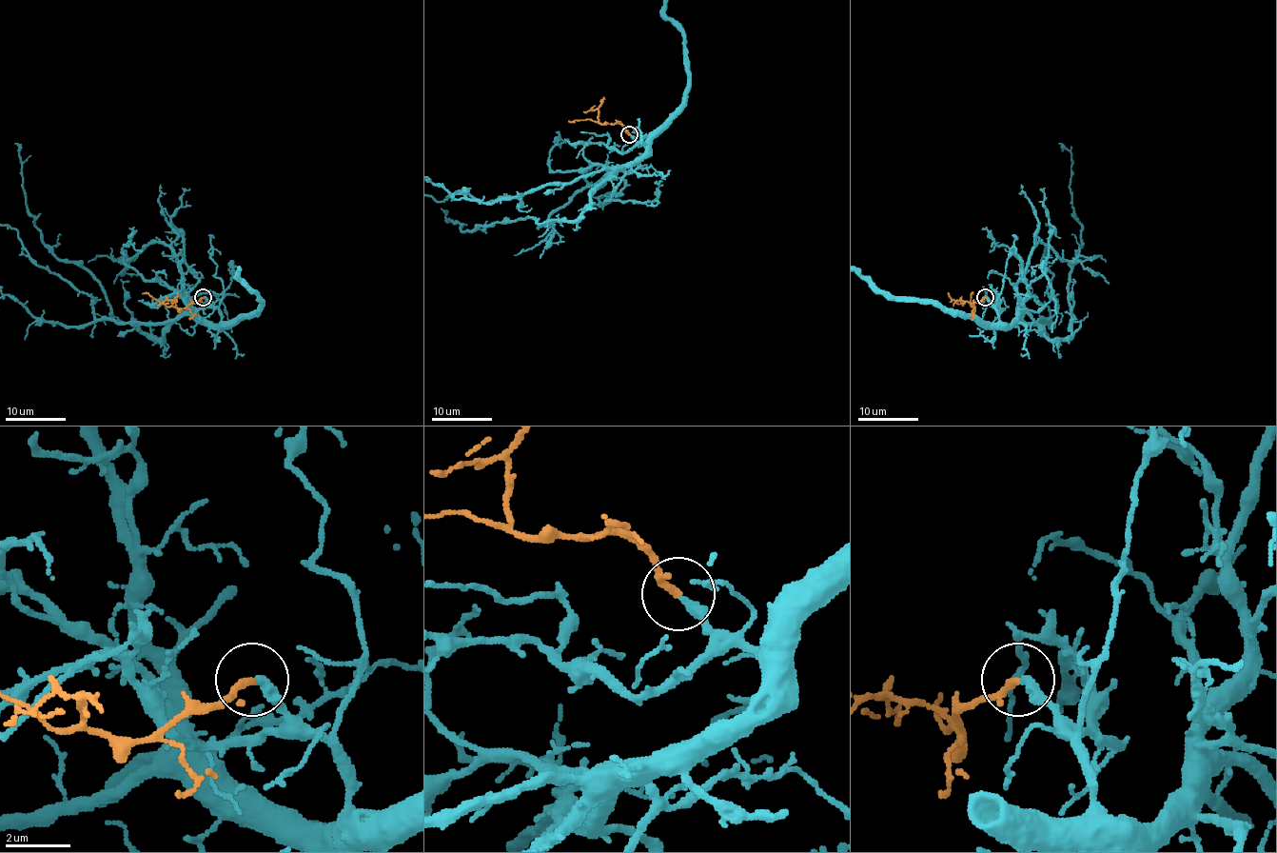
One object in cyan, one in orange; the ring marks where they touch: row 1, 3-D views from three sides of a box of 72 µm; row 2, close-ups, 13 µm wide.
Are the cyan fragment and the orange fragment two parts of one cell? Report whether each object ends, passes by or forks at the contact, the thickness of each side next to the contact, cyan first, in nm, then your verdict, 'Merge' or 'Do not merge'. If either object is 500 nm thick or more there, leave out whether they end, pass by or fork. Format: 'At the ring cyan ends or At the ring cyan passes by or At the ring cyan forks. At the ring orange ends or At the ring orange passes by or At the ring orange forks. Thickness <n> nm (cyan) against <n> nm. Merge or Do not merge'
At the ring cyan ends. At the ring orange ends. Thickness 300 nm (cyan) against 240 nm. Merge

